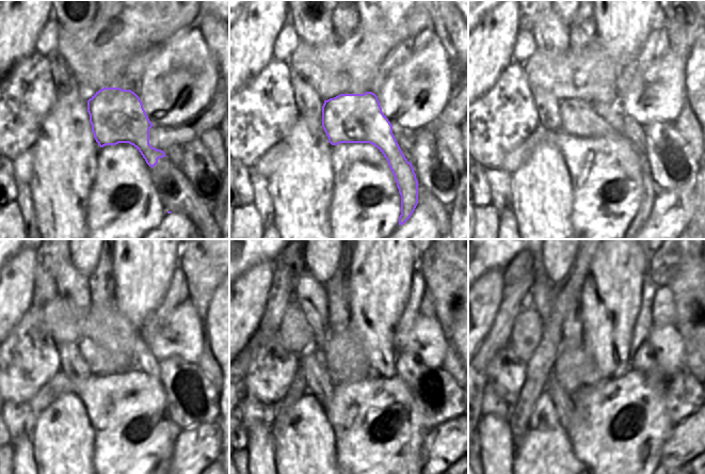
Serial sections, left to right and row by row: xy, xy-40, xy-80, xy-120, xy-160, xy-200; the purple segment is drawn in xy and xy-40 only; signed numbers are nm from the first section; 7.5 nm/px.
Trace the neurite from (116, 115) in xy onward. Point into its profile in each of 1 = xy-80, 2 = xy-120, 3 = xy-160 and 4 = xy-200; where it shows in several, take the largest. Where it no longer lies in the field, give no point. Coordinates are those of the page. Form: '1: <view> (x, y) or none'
1: xy-80 (579, 117)
2: xy-120 (100, 362)
3: xy-160 (310, 295)
4: xy-200 (542, 291)

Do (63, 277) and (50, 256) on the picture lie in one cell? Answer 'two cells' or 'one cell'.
two cells

